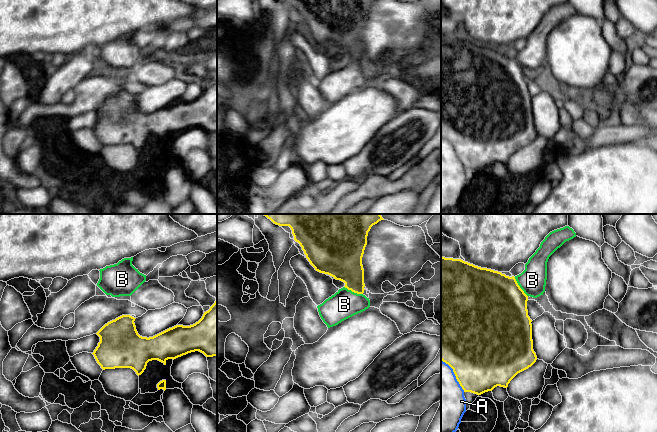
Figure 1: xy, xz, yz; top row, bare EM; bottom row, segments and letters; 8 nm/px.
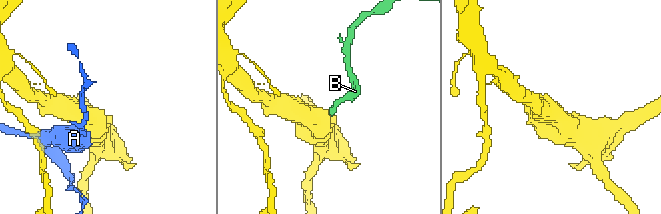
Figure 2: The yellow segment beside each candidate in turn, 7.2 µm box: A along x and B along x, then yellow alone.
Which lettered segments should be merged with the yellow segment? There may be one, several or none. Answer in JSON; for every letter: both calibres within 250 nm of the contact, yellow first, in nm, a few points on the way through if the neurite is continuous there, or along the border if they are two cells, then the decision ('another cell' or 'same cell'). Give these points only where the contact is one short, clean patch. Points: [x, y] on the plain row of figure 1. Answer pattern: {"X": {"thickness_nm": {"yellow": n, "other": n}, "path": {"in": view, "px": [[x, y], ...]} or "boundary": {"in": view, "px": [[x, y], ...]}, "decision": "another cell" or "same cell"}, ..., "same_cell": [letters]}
{"A": {"thickness_nm": {"yellow": 500, "other": 380}, "decision": "another cell"}, "B": {"thickness_nm": {"yellow": 500, "other": 220}, "path": {"in": "yz", "px": [[495, 83], [519, 63], [532, 56]]}, "decision": "same cell"}, "same_cell": ["B"]}

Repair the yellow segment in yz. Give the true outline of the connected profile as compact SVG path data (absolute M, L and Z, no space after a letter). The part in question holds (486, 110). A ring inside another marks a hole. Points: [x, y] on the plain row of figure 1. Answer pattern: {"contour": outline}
{"contour": "M565 2L563 4L550 8L541 18L540 23L525 40L525 46L515 53L509 53L498 47L475 42L461 35L441 33L441 136L453 145L456 155L464 168L471 168L477 171L481 171L485 168L492 167L497 162L507 164L510 157L518 149L528 145L536 138L537 132L533 126L532 116L532 96L528 92L527 86L528 73L530 72L533 74L537 74L543 71L543 69L545 68L547 56L547 38L549 33L566 17L569 17L574 13L576 13L576 9L569 2Z"}

